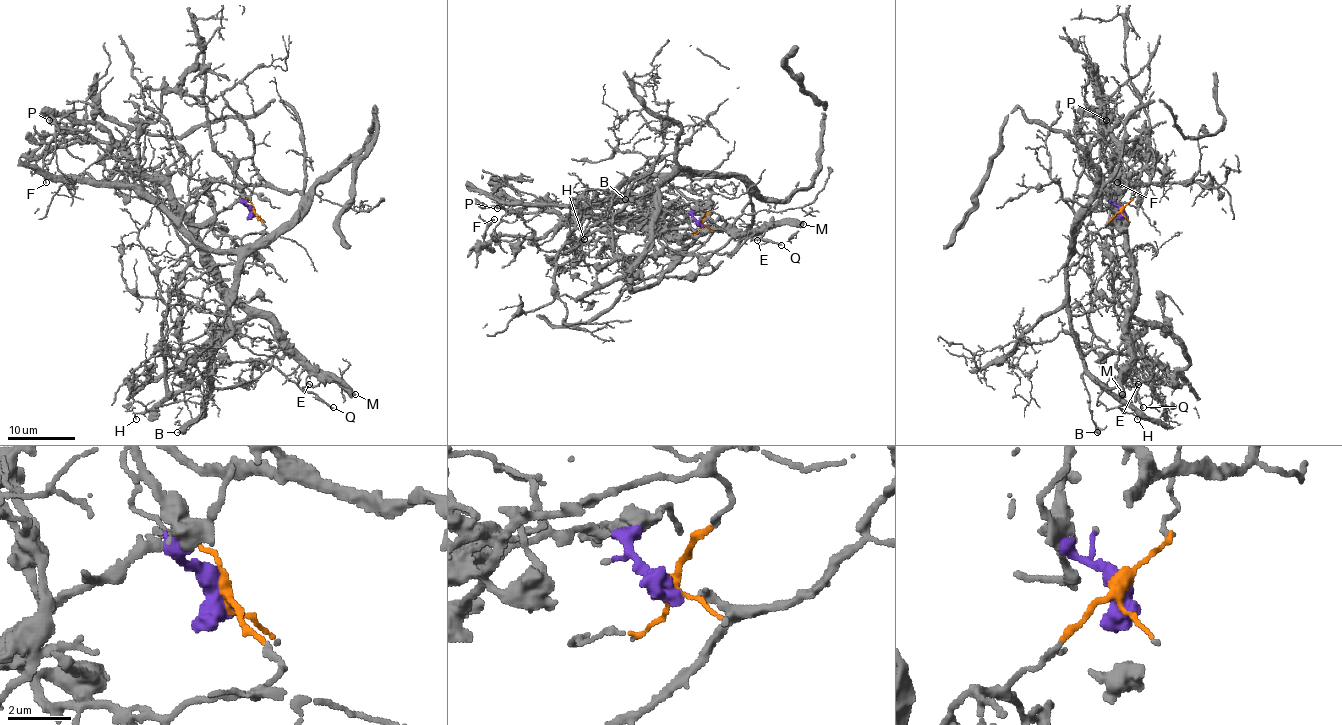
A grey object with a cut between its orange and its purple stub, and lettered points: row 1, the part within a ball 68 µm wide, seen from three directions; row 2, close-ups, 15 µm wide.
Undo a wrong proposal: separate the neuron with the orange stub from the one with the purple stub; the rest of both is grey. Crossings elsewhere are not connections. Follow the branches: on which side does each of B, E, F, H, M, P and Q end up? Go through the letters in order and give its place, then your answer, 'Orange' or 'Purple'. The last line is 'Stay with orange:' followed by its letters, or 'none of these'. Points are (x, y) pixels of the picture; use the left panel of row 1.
B: Place: (177, 432). Orange
E: Place: (309, 384). Purple
F: Place: (46, 182). Purple
H: Place: (136, 419). Orange
M: Place: (355, 394). Purple
P: Place: (49, 120). Purple
Q: Place: (333, 407). Purple
Stay with orange: B, H

